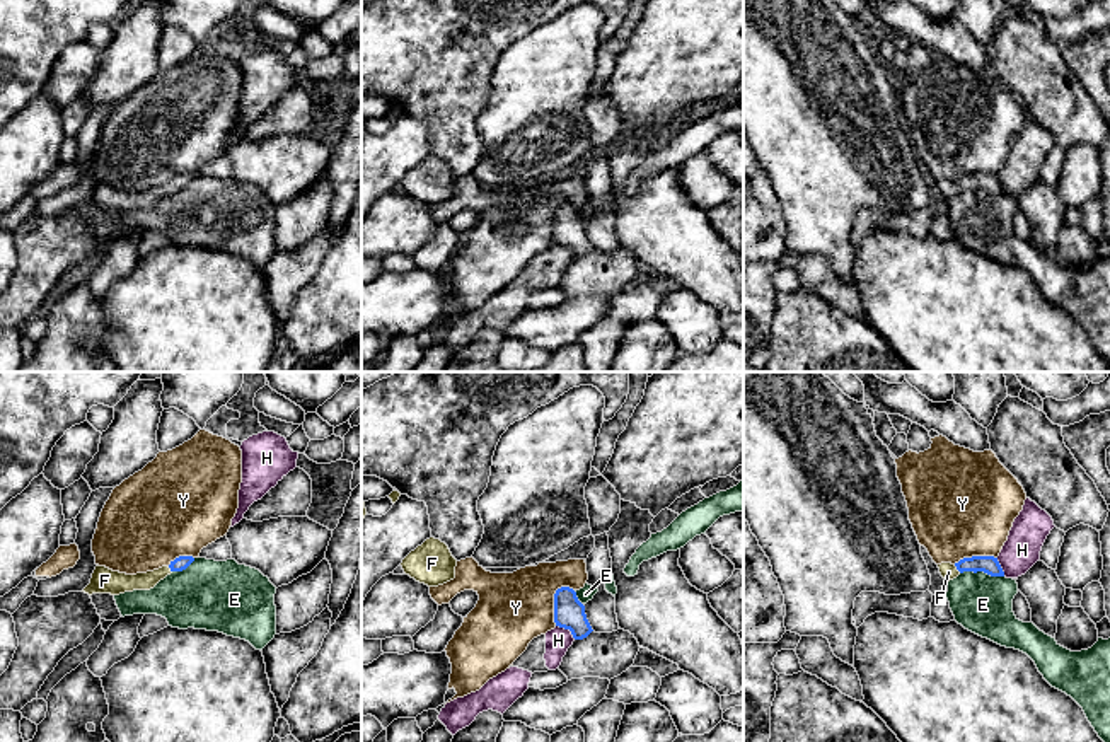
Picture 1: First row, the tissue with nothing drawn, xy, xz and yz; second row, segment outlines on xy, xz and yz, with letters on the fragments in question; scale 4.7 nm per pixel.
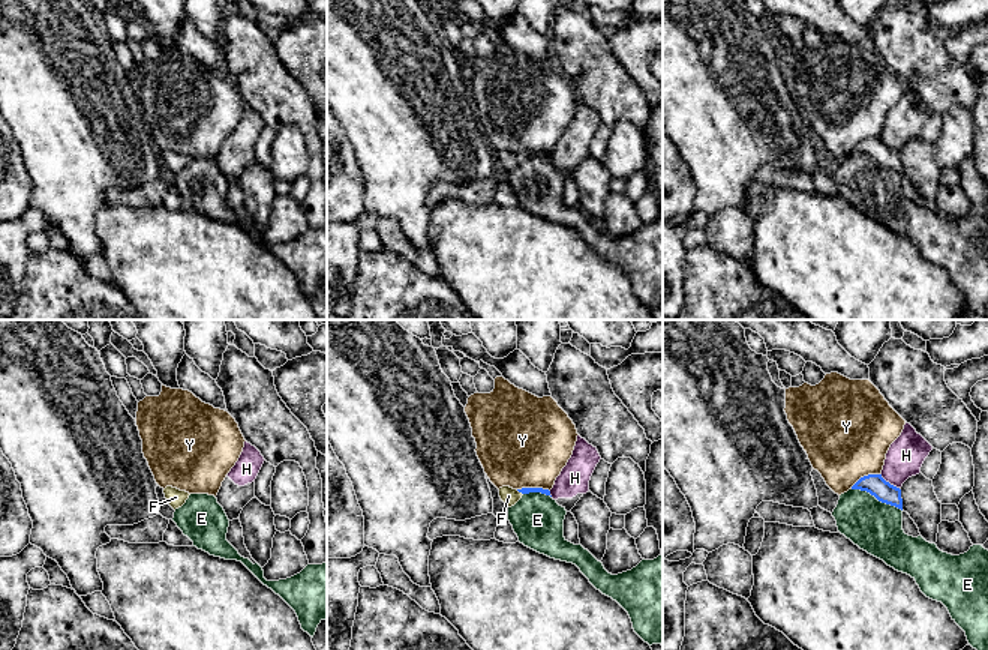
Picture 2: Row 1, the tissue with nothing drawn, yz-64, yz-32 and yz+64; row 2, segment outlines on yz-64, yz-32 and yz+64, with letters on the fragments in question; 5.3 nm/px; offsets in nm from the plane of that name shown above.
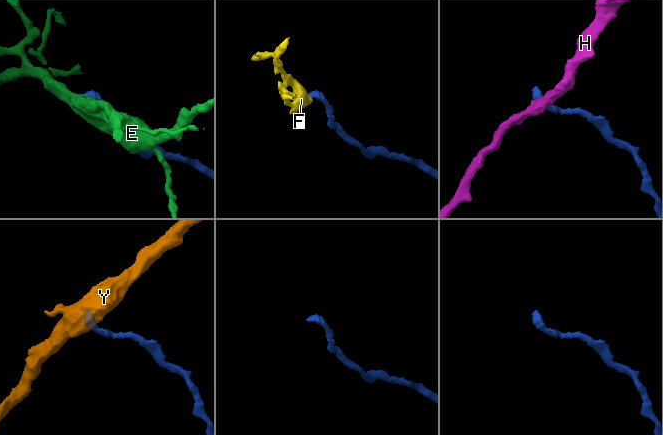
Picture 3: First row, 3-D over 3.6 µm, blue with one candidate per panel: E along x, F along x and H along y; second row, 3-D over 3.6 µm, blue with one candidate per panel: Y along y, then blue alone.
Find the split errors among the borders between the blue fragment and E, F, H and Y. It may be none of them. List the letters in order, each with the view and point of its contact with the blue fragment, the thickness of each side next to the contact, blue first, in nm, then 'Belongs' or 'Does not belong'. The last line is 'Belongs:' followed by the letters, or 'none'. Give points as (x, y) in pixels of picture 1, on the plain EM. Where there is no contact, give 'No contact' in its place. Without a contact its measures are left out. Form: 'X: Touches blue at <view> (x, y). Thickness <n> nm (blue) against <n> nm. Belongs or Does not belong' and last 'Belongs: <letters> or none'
E: Touches blue at yz (982, 188). Thickness 90 nm (blue) against 280 nm. Does not belong
F: Touches blue at yz (957, 186). Thickness 90 nm (blue) against 80 nm. Belongs
H: Touches blue at xz (566, 246). Thickness 140 nm (blue) against 120 nm. Does not belong
Y: Touches blue at xz (554, 220). Thickness 140 nm (blue) against 340 nm. Does not belong
Belongs: F

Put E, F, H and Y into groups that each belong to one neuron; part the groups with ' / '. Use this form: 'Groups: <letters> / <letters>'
Groups: E / F / H / Y

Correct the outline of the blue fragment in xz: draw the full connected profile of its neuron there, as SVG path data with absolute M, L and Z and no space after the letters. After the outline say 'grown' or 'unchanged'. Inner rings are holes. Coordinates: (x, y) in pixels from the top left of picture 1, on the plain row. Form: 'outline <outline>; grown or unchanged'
outline M561 205L554 212L554 241L569 247L575 258L583 258L593 249L587 237L585 223L569 205Z; unchanged

